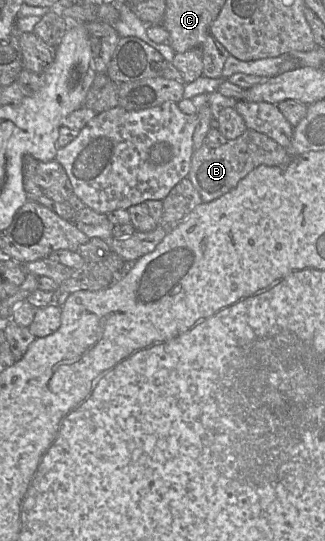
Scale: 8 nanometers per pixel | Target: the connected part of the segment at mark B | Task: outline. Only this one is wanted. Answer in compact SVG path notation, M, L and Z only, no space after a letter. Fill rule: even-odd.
M248 129L239 137L218 147L203 144L194 150L191 158L189 180L203 202L211 202L235 188L238 182L261 165L278 166L288 159L285 148L267 135Z

